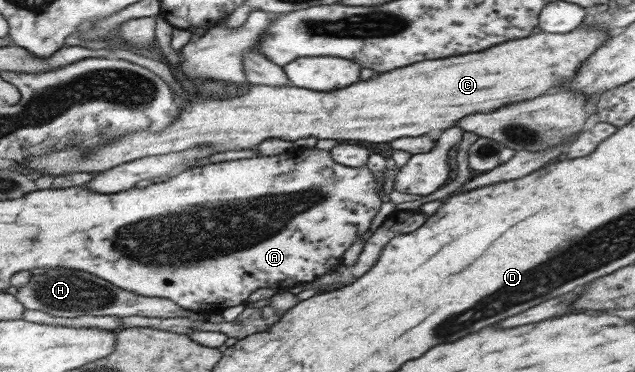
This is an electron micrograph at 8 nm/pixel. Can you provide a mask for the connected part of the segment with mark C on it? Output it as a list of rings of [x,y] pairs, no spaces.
[[[575,27],[575,30],[567,34],[533,34],[527,38],[503,42],[499,46],[491,46],[483,52],[475,54],[463,54],[453,58],[441,58],[441,60],[427,60],[417,62],[415,66],[405,66],[399,70],[391,70],[387,74],[379,74],[377,78],[355,82],[355,86],[349,86],[347,90],[335,90],[331,94],[327,92],[315,92],[295,86],[261,86],[261,84],[249,87],[248,94],[231,98],[231,100],[209,100],[201,98],[195,100],[193,106],[183,110],[183,118],[174,122],[170,128],[161,132],[150,130],[136,130],[128,132],[126,136],[120,136],[114,140],[108,140],[100,148],[92,150],[79,150],[80,146],[64,148],[61,152],[44,154],[32,158],[21,166],[33,170],[42,170],[43,175],[61,176],[71,173],[92,173],[111,170],[127,162],[133,162],[140,158],[157,155],[180,153],[202,146],[214,146],[218,152],[223,150],[243,150],[243,148],[257,148],[267,138],[281,138],[281,140],[301,140],[301,138],[335,138],[341,142],[391,142],[396,138],[416,137],[427,134],[437,134],[445,128],[455,126],[459,118],[475,112],[491,112],[501,106],[507,106],[511,102],[529,100],[541,94],[547,95],[558,91],[564,82],[571,80],[576,70],[586,61],[590,54],[594,53],[615,30],[606,31],[599,27]]]

